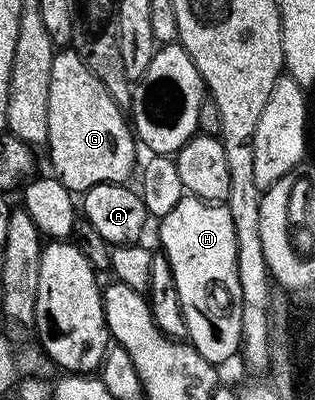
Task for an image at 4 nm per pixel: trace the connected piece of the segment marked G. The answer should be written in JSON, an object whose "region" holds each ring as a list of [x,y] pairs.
{"region":[[[72,49],[57,52],[52,61],[52,81],[48,81],[48,137],[46,147],[50,151],[53,174],[71,193],[84,193],[101,183],[125,184],[134,171],[134,147],[136,136],[124,114],[123,108],[104,89],[104,85],[84,65],[84,61]]]}

